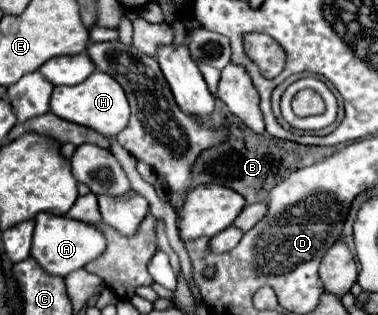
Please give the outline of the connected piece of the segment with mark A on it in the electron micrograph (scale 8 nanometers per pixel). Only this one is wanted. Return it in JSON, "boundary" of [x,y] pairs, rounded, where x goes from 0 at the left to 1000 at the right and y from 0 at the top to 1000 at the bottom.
{"boundary":[[[108,673],[93,686],[82,813],[93,813],[93,825],[124,870],[172,883],[188,863],[198,863],[198,857],[220,851],[225,838],[235,838],[241,825],[251,825],[257,813],[267,813],[272,794],[278,794],[278,756],[251,717],[198,705],[172,686],[135,686],[124,673]]]}

